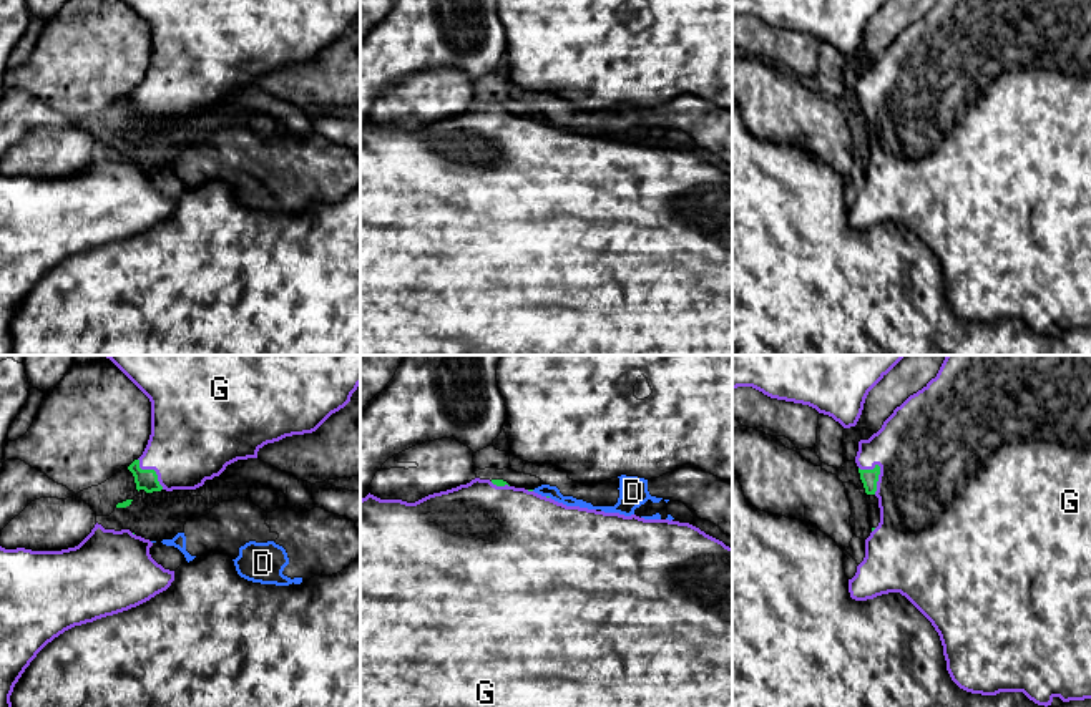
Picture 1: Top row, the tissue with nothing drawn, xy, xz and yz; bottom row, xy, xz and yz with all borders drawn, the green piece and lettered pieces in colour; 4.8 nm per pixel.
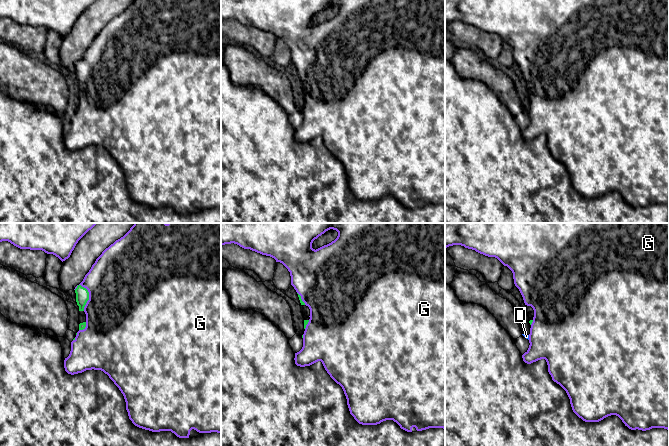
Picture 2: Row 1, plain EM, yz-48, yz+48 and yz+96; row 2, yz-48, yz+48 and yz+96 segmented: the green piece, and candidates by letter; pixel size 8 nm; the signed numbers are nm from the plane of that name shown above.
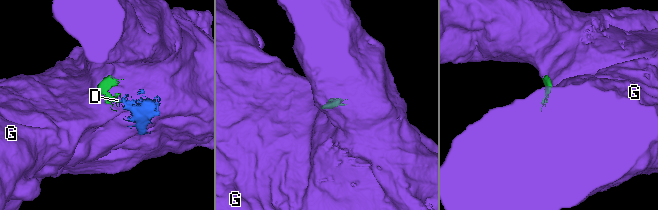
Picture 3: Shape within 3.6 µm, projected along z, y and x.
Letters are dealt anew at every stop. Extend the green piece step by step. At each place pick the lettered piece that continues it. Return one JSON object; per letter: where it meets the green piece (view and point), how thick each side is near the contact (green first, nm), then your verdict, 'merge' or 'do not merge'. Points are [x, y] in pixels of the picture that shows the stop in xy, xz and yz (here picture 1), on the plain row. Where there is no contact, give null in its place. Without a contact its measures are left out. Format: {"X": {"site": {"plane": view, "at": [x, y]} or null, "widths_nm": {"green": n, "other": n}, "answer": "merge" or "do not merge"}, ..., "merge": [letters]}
{"D": {"site": null, "answer": "do not merge"}, "G": {"site": {"plane": "yz", "at": [879, 98]}, "widths_nm": {"green": 80, "other": 500}, "answer": "merge"}, "merge": ["G"]}

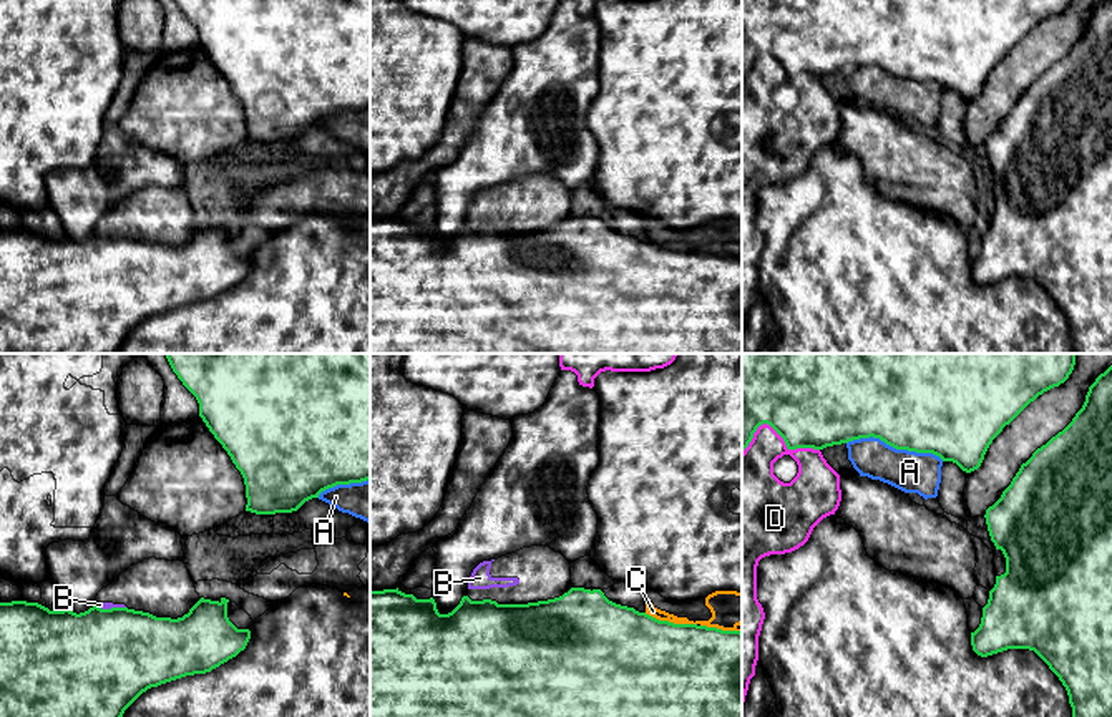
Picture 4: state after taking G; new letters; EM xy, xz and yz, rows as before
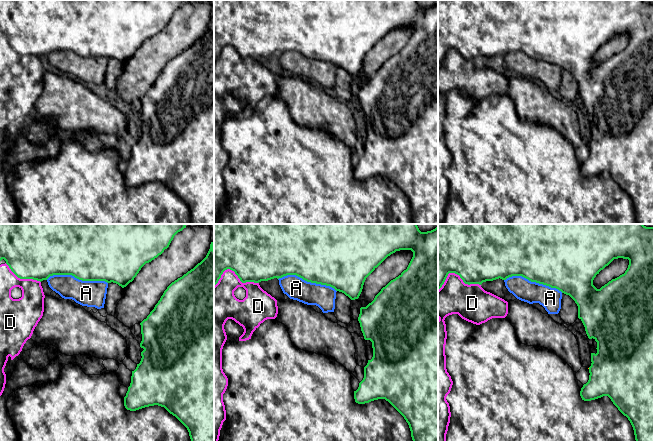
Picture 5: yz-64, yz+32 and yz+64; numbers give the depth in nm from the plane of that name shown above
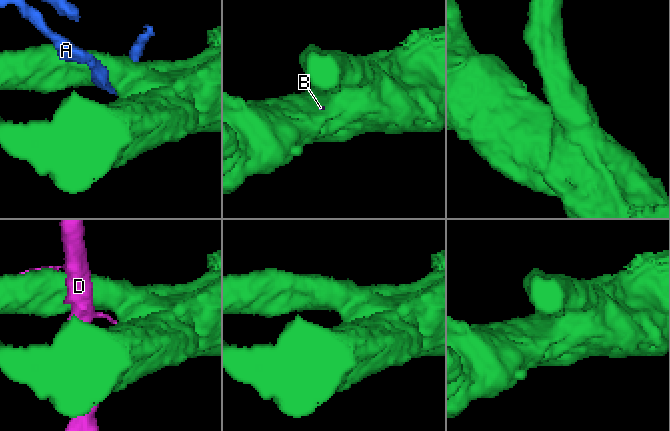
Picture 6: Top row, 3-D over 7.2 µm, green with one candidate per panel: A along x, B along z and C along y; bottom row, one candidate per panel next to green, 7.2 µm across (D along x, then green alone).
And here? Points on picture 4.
{"A": {"site": {"plane": "yz", "at": [895, 75]}, "widths_nm": {"green": 400, "other": 200}, "answer": "do not merge"}, "B": {"site": {"plane": "xy", "at": [112, 236]}, "widths_nm": {"green": 480, "other": 30}, "answer": "do not merge"}, "C": {"site": {"plane": "xz", "at": [671, 251]}, "widths_nm": {"green": 500, "other": 110}, "answer": "do not merge"}, "D": {"site": {"plane": "yz", "at": [777, 60]}, "widths_nm": {"green": 360, "other": 240}, "answer": "do not merge"}, "merge": []}

